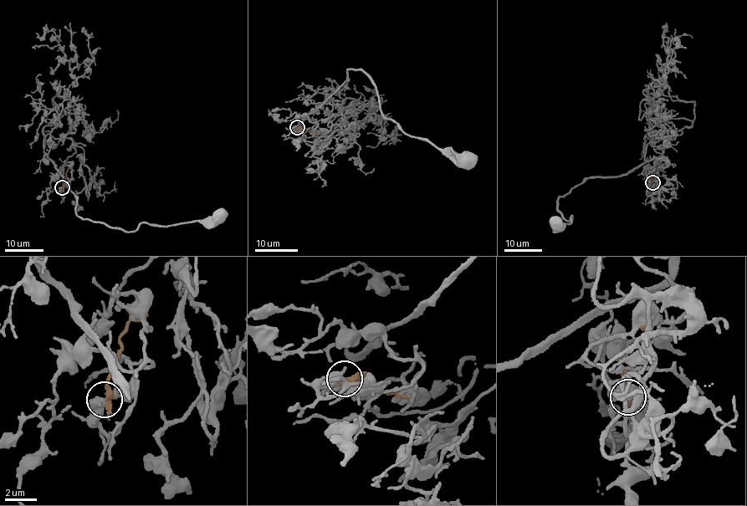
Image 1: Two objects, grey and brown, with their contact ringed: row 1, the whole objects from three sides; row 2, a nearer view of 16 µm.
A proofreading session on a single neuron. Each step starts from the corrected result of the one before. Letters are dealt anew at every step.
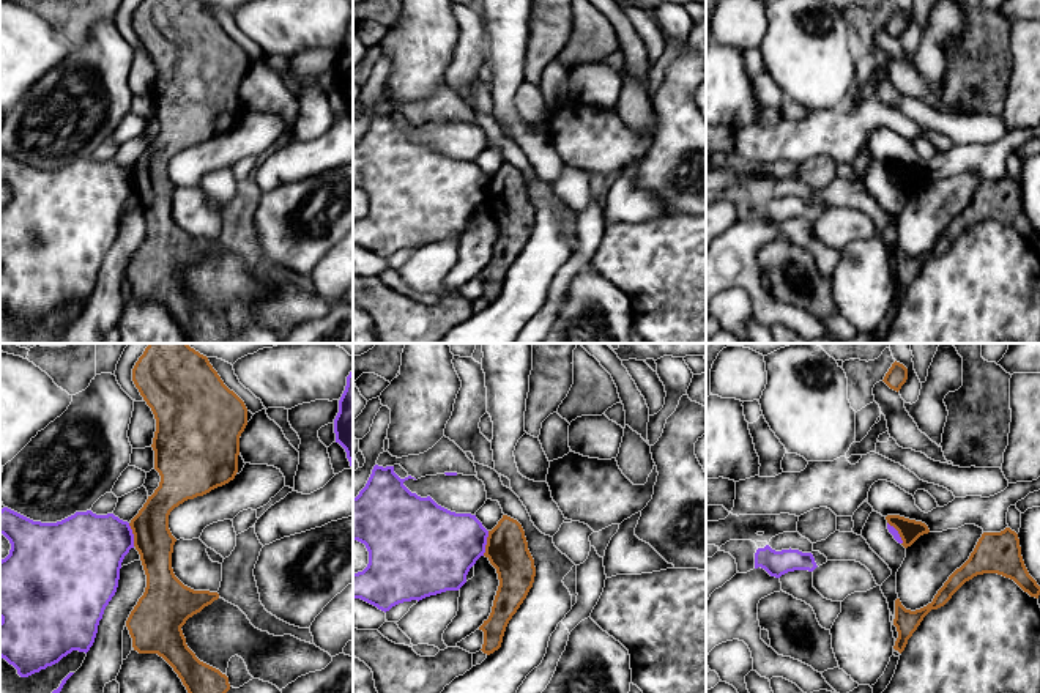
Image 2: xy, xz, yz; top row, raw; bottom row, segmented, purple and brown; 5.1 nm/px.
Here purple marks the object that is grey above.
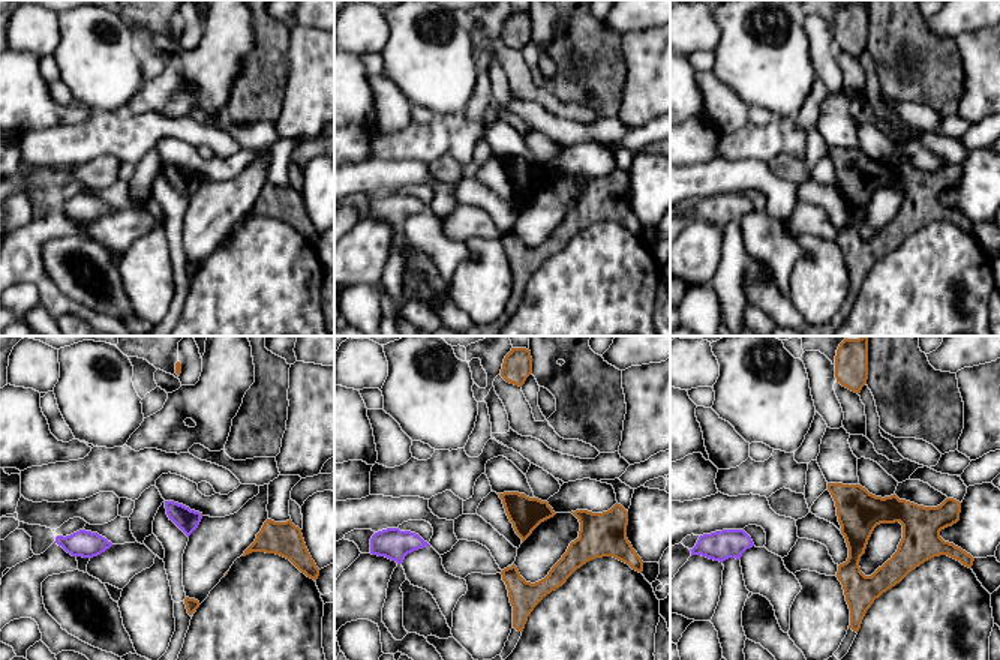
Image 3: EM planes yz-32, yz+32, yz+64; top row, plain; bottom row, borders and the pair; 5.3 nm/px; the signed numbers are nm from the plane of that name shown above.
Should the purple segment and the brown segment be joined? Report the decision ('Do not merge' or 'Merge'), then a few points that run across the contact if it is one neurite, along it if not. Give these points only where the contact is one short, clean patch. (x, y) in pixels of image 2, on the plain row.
Do not merge. Line: xz (489, 178), (482, 202)

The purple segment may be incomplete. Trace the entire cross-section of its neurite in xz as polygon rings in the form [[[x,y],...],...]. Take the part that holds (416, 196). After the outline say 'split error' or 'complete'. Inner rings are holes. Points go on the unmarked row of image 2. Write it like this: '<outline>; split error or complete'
[[[375,112],[372,121],[366,131],[366,134],[359,139],[356,145],[353,145],[353,187],[358,187],[366,192],[369,198],[369,211],[362,219],[353,220],[353,246],[361,246],[381,258],[389,258],[392,254],[411,249],[422,247],[430,243],[436,243],[446,238],[459,238],[466,230],[466,222],[470,216],[476,211],[476,208],[484,203],[488,178],[482,173],[482,170],[471,161],[455,161],[441,153],[438,153],[430,143],[421,145],[416,140],[411,140],[403,129],[408,126],[414,126],[411,123],[400,126],[394,120],[394,113],[378,113]]]; complete

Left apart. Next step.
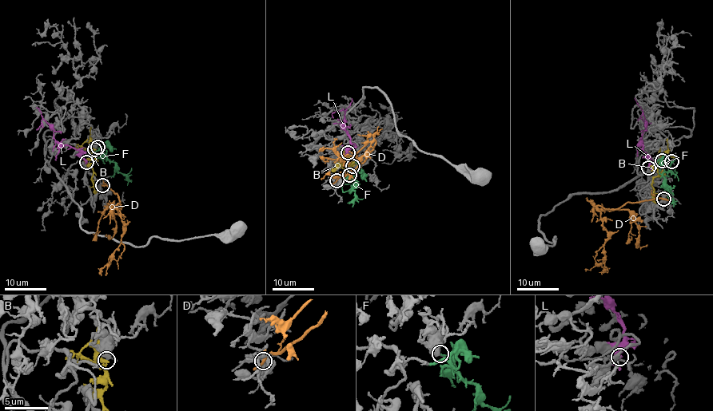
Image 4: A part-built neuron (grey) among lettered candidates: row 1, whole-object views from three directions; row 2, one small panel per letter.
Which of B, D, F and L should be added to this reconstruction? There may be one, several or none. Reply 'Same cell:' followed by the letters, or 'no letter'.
Same cell: F

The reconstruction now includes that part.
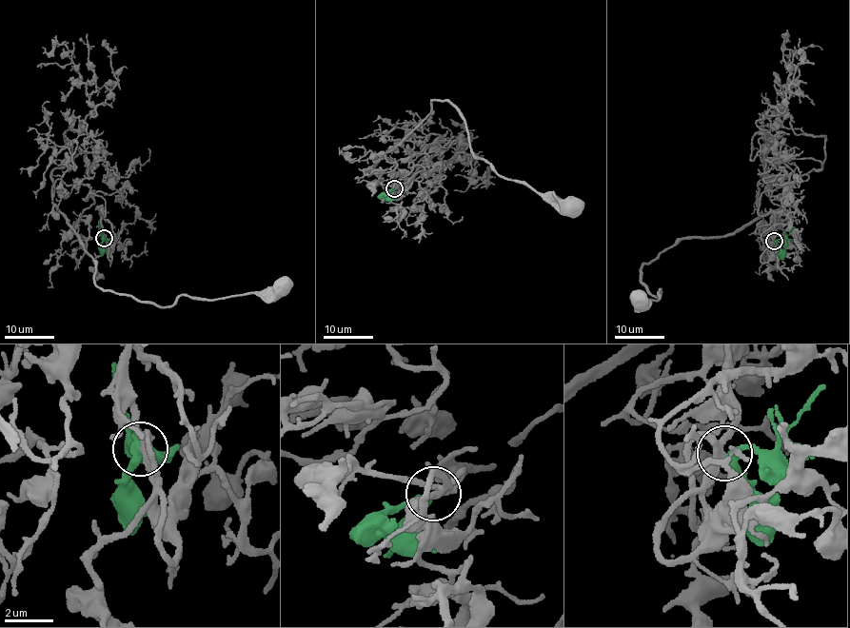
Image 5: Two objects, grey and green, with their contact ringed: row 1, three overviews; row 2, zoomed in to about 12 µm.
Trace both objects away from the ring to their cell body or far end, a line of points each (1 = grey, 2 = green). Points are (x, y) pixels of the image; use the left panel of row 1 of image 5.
1: (104, 238), (92, 194), (77, 222), (89, 237), (70, 230), (96, 285), (163, 307), (285, 286)
2: (104, 238), (99, 221)

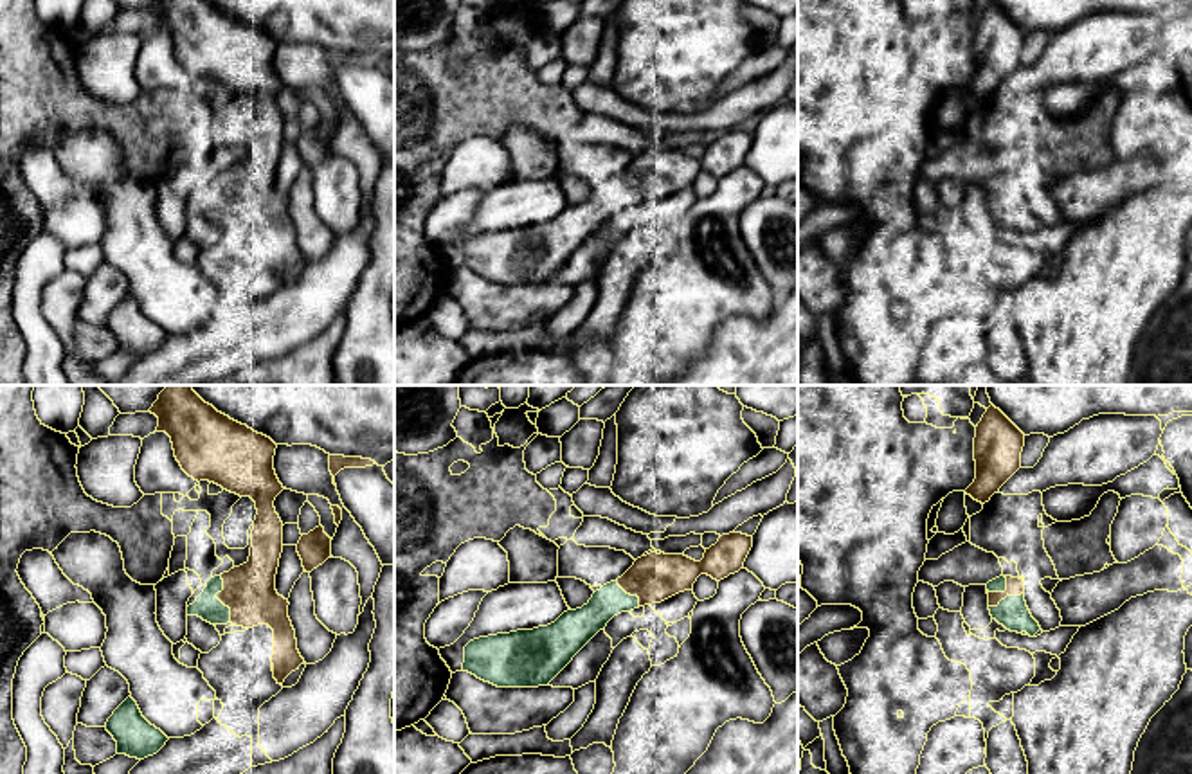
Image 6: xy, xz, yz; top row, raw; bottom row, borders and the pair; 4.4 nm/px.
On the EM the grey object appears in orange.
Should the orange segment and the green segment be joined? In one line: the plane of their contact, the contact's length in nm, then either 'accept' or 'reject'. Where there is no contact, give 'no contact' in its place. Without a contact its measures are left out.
meets orange in xy; contact 220 nm long; accept

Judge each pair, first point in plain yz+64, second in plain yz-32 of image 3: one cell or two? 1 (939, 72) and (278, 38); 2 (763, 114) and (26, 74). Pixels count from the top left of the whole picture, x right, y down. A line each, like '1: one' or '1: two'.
1: one
2: one

